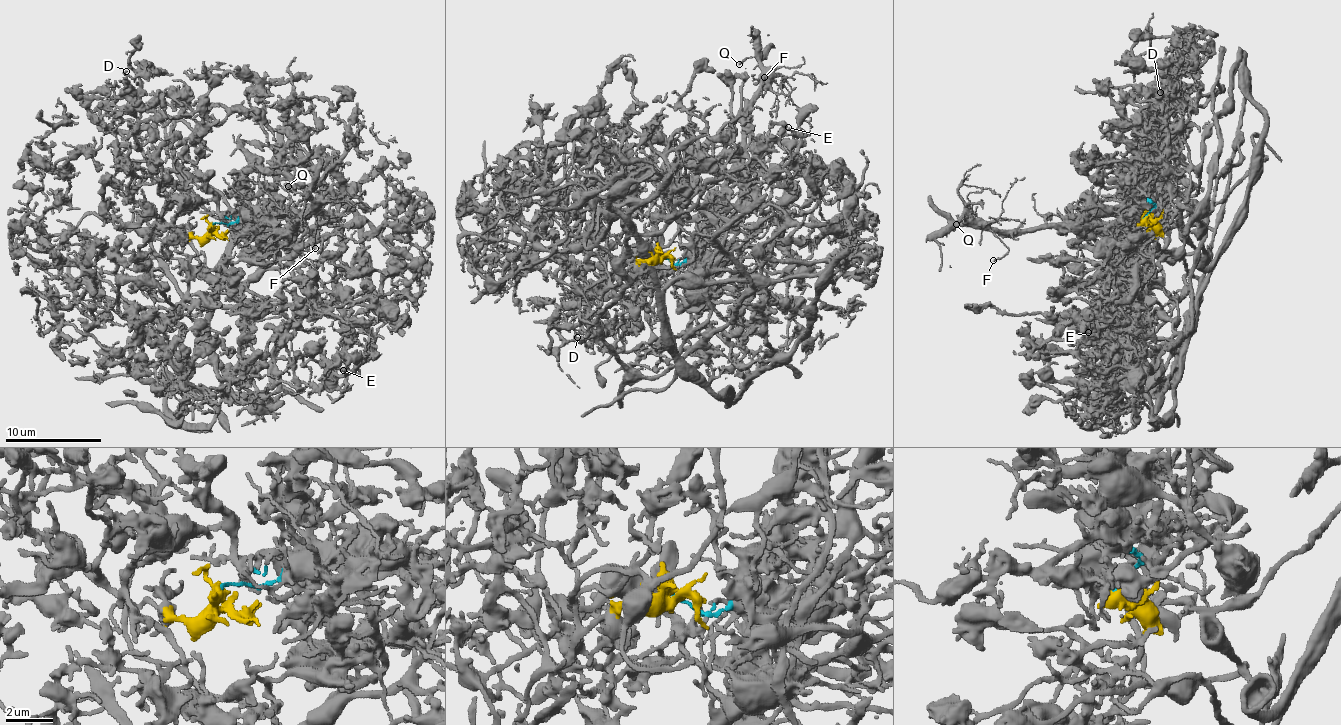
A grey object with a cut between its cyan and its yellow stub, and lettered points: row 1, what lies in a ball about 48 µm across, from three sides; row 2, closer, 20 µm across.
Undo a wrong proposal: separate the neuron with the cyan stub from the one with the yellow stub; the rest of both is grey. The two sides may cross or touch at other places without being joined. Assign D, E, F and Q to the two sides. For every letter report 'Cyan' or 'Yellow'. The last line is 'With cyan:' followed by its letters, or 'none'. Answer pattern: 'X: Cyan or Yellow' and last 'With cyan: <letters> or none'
D: Yellow
E: Yellow
F: Cyan
Q: Cyan
With cyan: F, Q

